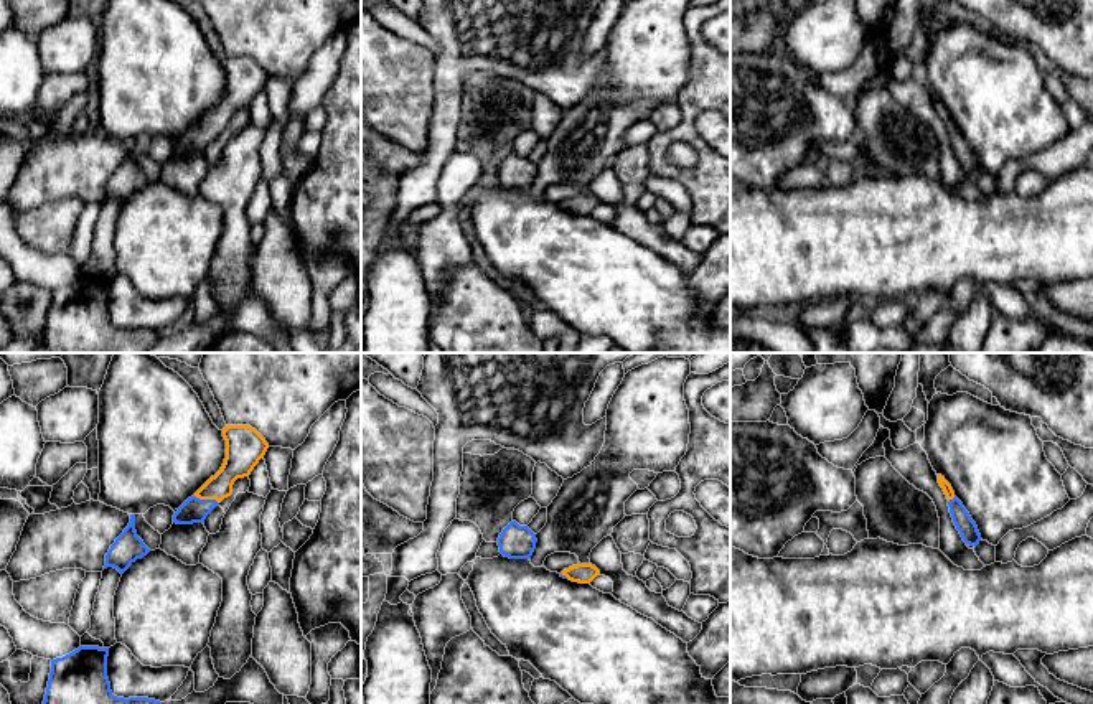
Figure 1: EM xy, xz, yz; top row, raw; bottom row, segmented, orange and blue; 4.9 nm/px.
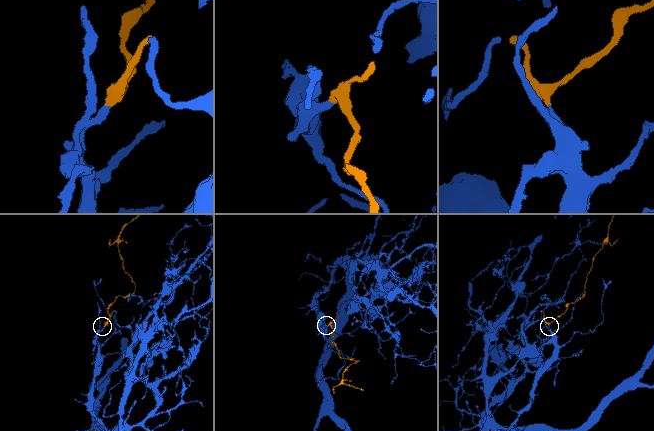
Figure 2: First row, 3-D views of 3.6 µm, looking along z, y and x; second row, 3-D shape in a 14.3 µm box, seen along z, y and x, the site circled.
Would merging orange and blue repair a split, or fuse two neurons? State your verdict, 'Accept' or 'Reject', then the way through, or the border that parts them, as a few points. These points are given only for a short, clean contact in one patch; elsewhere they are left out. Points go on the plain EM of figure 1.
Accept. Path across: xy (239, 91), (206, 129), (193, 140)

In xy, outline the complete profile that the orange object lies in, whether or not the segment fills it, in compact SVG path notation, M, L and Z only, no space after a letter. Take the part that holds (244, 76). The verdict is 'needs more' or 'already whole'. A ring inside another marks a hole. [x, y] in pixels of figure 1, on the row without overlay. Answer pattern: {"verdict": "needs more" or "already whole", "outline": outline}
{"verdict": "needs more", "outline": "M226 56L223 68L226 89L221 101L178 138L173 153L204 153L206 147L232 125L234 112L249 107L269 79L265 69L251 56Z"}

